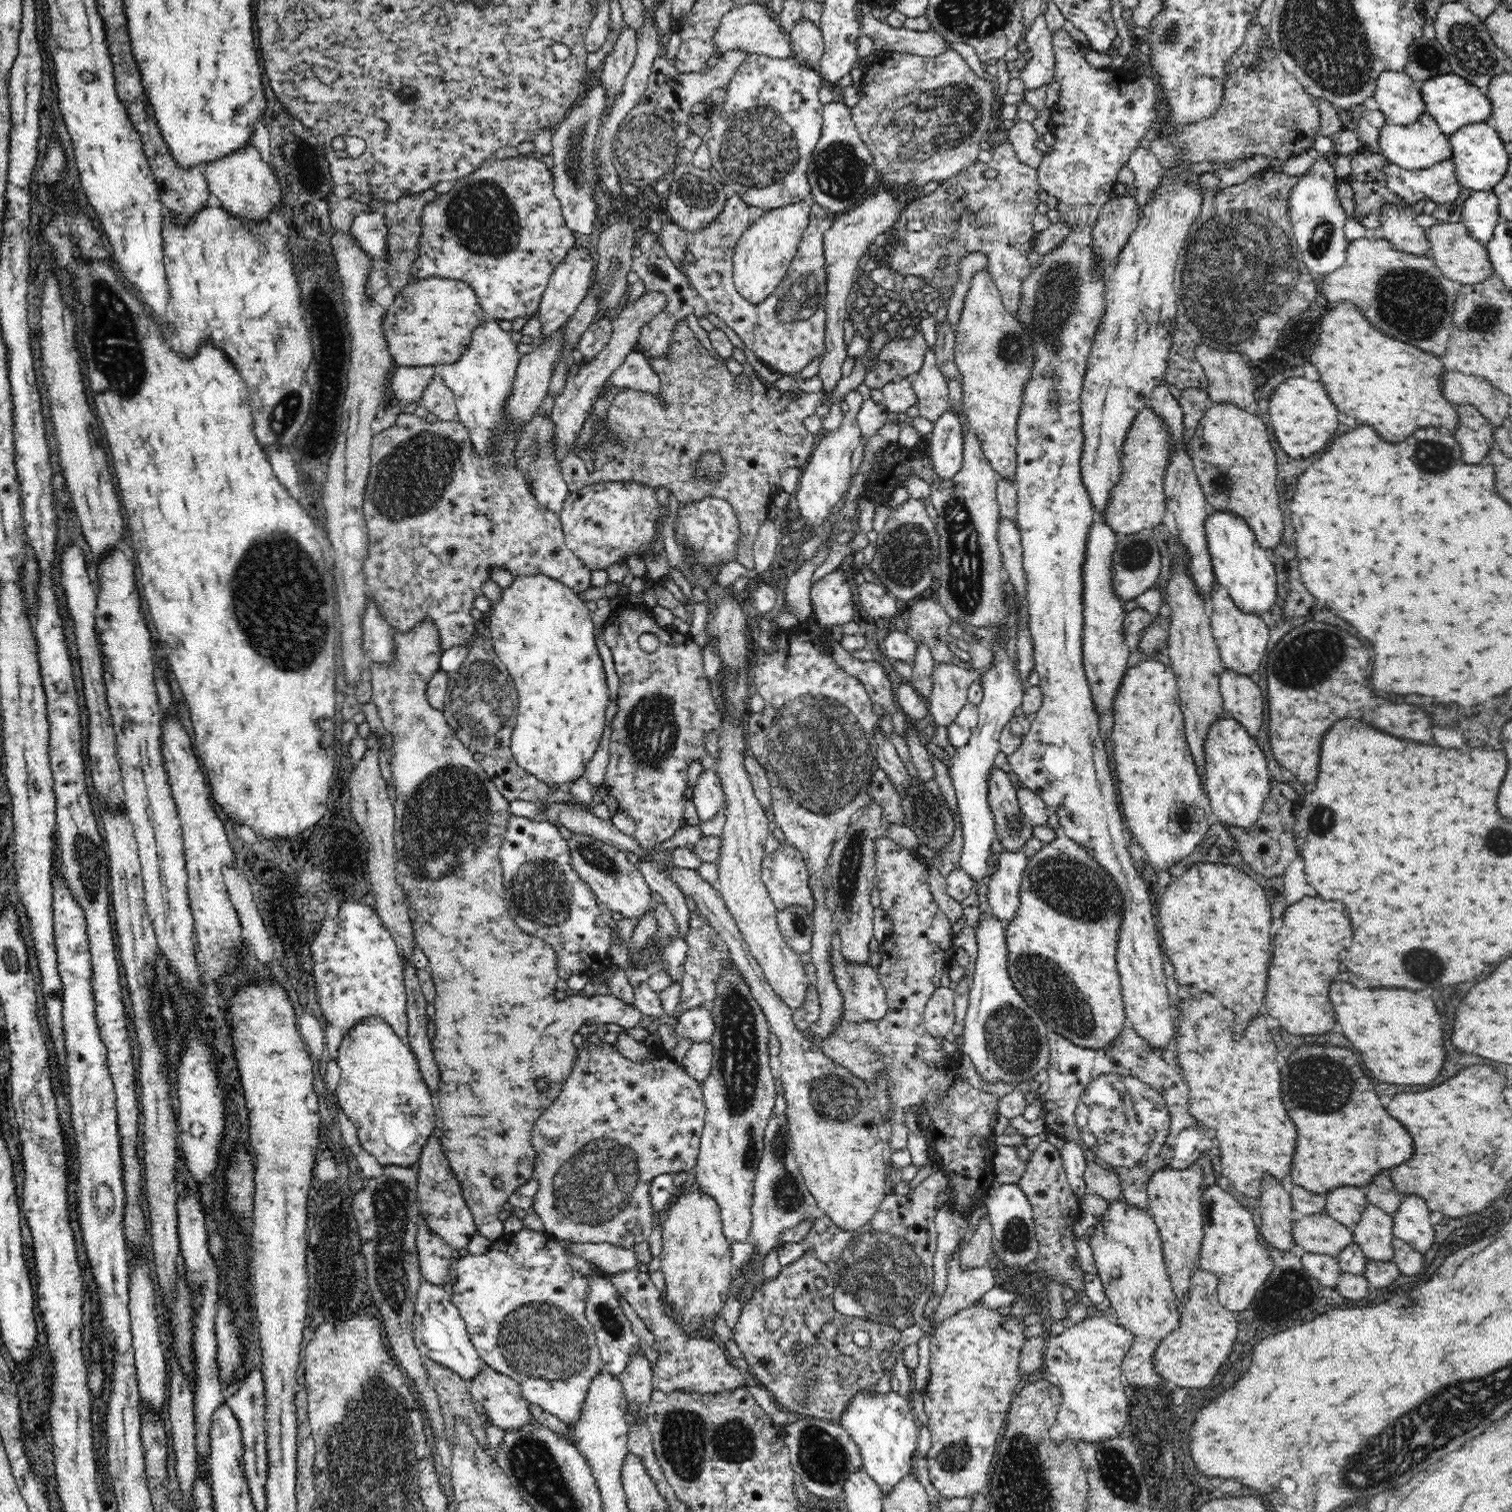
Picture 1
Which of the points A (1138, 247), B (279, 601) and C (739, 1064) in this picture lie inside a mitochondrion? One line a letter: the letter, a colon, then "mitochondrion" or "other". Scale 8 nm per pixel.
A: other
B: mitochondrion
C: mitochondrion

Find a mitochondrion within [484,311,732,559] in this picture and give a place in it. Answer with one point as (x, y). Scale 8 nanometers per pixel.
(533, 449)

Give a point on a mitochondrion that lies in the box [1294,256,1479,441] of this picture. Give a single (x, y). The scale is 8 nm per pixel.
(1412, 303)

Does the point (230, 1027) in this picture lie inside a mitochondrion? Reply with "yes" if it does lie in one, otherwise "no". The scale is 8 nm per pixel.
no

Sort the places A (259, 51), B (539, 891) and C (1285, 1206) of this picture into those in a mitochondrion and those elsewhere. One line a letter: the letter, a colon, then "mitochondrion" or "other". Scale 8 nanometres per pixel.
A: other
B: mitochondrion
C: other

